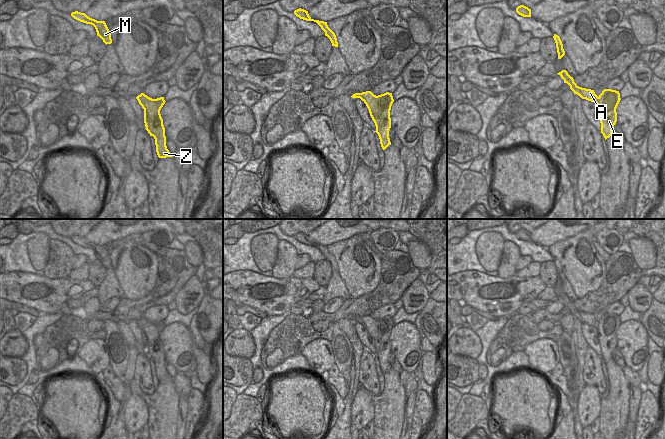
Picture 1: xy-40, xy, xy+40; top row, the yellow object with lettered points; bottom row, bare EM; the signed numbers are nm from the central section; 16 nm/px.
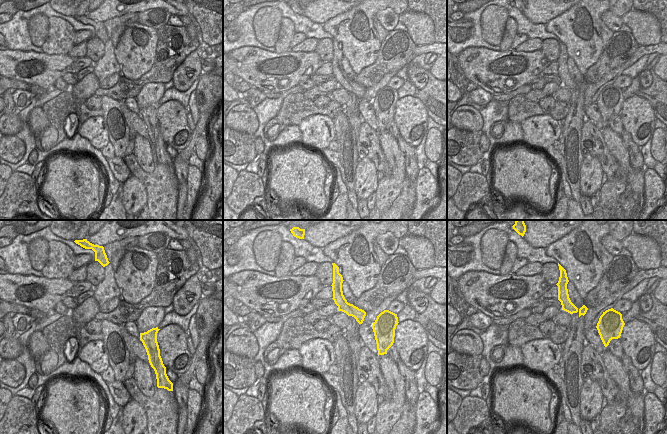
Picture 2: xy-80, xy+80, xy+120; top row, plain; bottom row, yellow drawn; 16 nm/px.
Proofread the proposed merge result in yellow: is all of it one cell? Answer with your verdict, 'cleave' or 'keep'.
cleave

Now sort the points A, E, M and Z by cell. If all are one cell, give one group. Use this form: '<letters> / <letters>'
A M / E Z

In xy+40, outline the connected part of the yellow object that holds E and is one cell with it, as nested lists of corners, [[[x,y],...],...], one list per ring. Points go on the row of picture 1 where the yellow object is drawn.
[[[604,89],[599,95],[598,110],[601,112],[603,119],[603,126],[601,131],[605,140],[612,134],[612,128],[617,122],[616,108],[620,102],[619,91],[612,89]]]

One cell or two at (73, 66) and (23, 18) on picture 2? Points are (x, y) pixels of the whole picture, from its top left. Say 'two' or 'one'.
two

